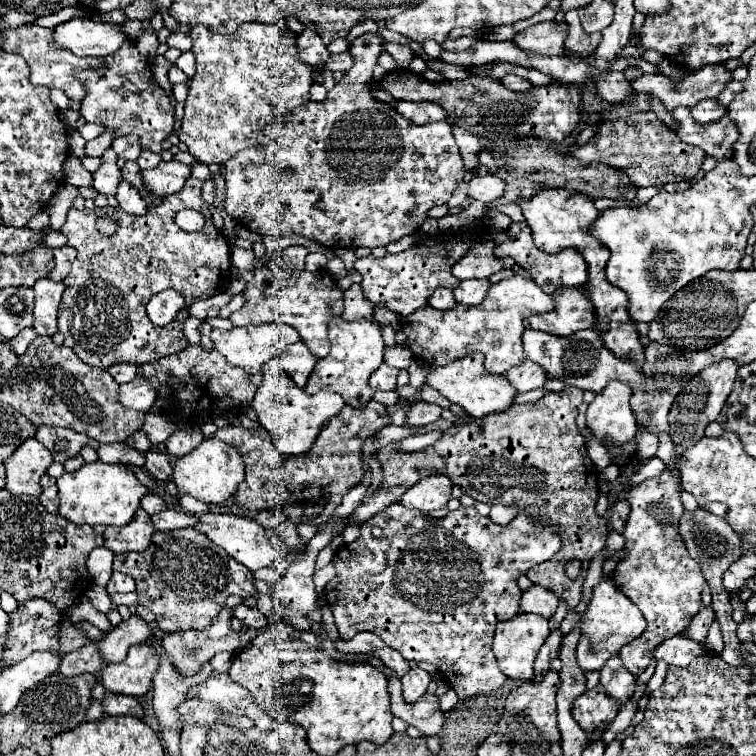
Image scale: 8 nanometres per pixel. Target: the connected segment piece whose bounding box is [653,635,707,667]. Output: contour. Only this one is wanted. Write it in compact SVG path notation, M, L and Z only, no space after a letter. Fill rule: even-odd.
M671 637L669 641L663 641L653 657L655 659L661 659L661 657L677 657L679 659L679 667L685 667L689 665L693 659L701 657L703 653L707 651L707 645L705 643L699 643L699 641L693 641L693 639L687 639L687 637Z

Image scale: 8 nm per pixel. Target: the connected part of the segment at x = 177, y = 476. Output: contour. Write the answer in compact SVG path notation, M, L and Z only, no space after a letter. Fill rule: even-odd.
M215 437L205 439L197 449L191 453L177 457L173 463L171 483L175 485L175 499L179 501L183 495L191 495L211 505L223 505L235 493L237 485L245 479L245 465L239 451Z

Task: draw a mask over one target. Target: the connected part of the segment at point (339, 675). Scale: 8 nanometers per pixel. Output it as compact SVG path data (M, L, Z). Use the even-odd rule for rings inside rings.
M271 641L265 645L249 647L233 657L229 667L229 677L249 689L253 701L265 709L277 721L293 721L307 731L309 747L319 755L335 755L345 745L357 745L361 741L369 741L373 745L383 745L391 735L391 703L387 691L387 677L373 667L371 663L345 665L333 661L321 649L309 649L305 641Z

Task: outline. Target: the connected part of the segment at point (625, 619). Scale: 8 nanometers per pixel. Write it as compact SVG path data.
M603 579L595 587L593 599L581 617L581 639L577 645L579 667L585 671L599 671L609 657L617 655L623 645L639 637L645 631L645 627L647 621L643 613L637 609L637 605L629 597L625 597L611 581Z

